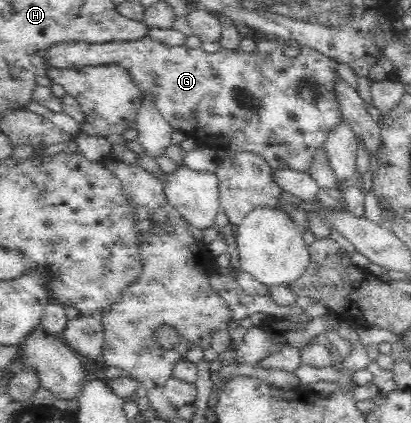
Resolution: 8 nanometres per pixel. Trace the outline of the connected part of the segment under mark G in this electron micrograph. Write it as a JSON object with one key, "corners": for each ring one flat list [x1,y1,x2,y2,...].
{"corners":[[149,36,142,37,141,39,138,39,136,41,116,41,116,42,109,42,109,43,100,43,100,44,94,44,94,43,87,43,87,42,82,42,82,41,66,41,66,42,61,42,58,44,55,44,52,48,48,49,48,53,46,53,46,59,48,60,48,63,51,65,53,68,60,68,60,69,70,69,70,67,84,67,84,65,110,65,110,63,115,63,116,65,121,65,122,67,125,67,133,77,133,80,135,81,135,84,141,89,141,92,144,94,146,93,153,93,155,95,155,102,156,102,156,107,158,108,158,111,164,116,164,119,168,121,170,124,170,127,172,129,176,129,176,131,182,131,184,133,185,137,192,137,197,141,198,144,204,145,208,148,213,148,213,149,232,149,233,151,236,152,252,152,256,153,259,156,262,156,262,159,266,160,268,164,270,164,270,167,273,169,282,169,282,167,286,167,288,169,295,169,296,171,303,171,303,172,308,172,313,160,313,157,315,156,315,151,317,149,320,149,324,145,324,141,326,141,327,134,330,133,330,129,338,123,339,118,342,116,340,113,340,110,338,110,338,100,334,99,334,92,331,91,331,82,334,81,334,73,337,73,337,62,332,60,331,58,328,58,325,54,319,53,318,51,315,51,314,49,302,46,299,49,299,54,297,55,296,58,291,58,285,55,285,43,284,41,280,41,278,39,274,38,265,38,265,39,260,39,258,43,256,43,256,48,254,48,252,51,256,49,256,53,246,53,246,51,243,51,240,47,236,51,232,51,232,49,220,49,219,51,216,51,216,53,206,53,206,51,202,51,201,48,199,49,190,49,190,47,186,47,186,45,182,46,175,46,175,47,170,47,166,46,164,43,161,43,160,41,157,41,156,39,152,39]]}

